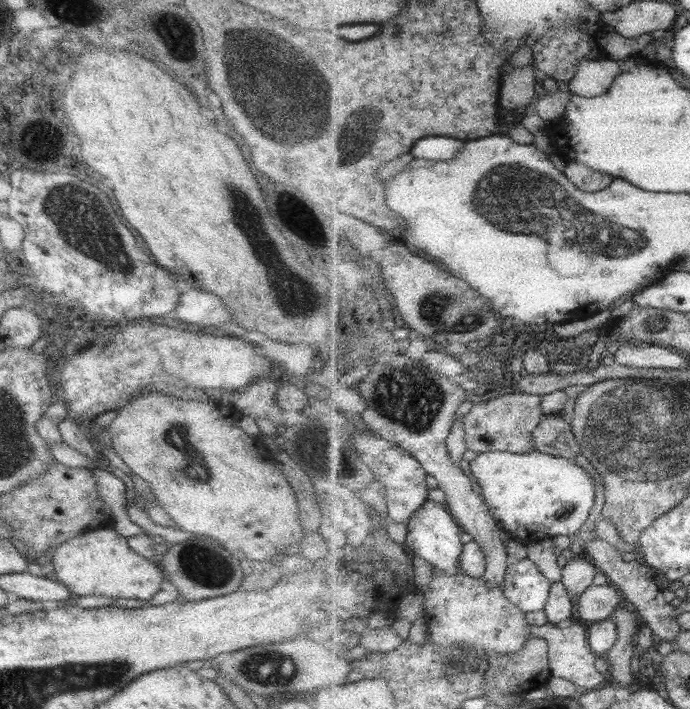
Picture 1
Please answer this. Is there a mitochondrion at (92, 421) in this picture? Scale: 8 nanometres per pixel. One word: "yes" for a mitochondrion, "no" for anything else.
no

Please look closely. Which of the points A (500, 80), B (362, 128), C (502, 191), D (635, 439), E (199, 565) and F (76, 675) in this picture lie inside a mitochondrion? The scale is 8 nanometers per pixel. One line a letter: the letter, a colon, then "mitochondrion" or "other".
A: other
B: mitochondrion
C: mitochondrion
D: mitochondrion
E: mitochondrion
F: mitochondrion

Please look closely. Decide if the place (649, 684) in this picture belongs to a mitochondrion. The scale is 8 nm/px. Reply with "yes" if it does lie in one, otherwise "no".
no

